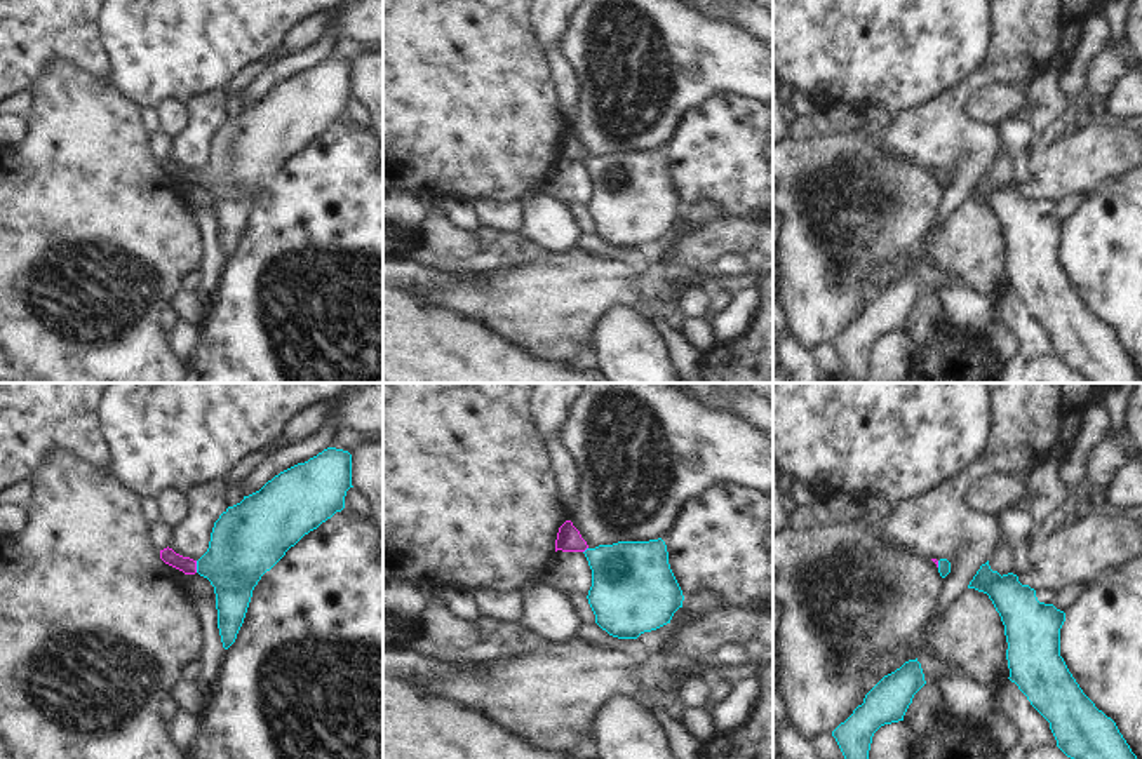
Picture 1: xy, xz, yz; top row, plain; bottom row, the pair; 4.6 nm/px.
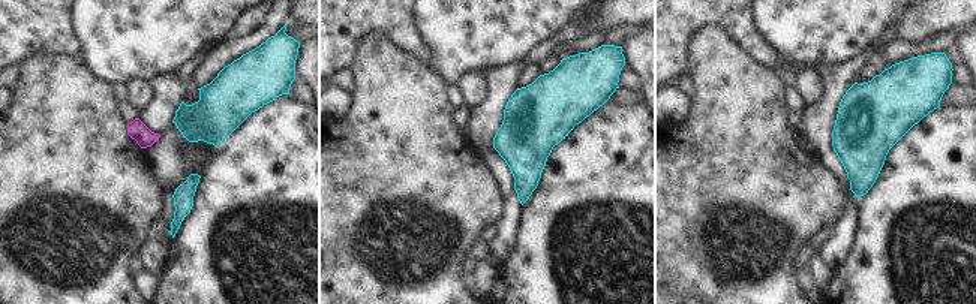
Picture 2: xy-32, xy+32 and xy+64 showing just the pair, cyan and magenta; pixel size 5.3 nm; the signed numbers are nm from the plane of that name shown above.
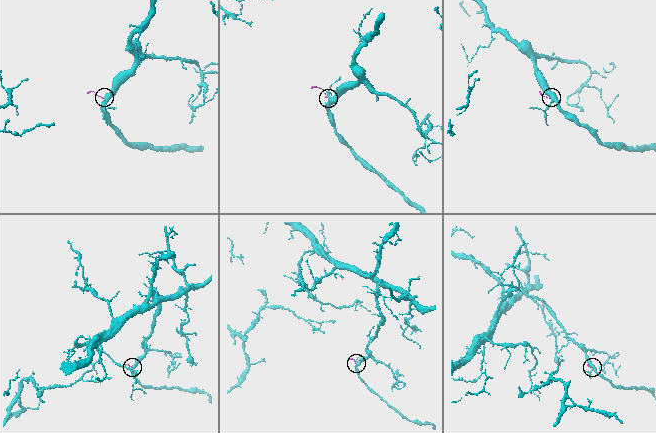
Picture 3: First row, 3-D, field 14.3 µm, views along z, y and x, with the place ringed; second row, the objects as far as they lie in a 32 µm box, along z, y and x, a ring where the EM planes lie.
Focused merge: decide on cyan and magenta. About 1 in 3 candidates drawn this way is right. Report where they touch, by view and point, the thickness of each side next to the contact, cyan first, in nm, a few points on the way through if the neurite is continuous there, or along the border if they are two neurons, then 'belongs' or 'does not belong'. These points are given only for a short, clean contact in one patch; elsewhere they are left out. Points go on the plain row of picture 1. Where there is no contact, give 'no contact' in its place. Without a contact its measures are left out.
meets cyan in xy at (197, 176); 320 nm thick on the cyan side, 80 nm on the other; runs through xy (244, 154), (223, 174), (197, 176), (188, 176); belongs

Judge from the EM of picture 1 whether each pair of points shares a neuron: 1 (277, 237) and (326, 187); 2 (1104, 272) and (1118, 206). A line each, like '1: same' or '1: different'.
1: same
2: same

